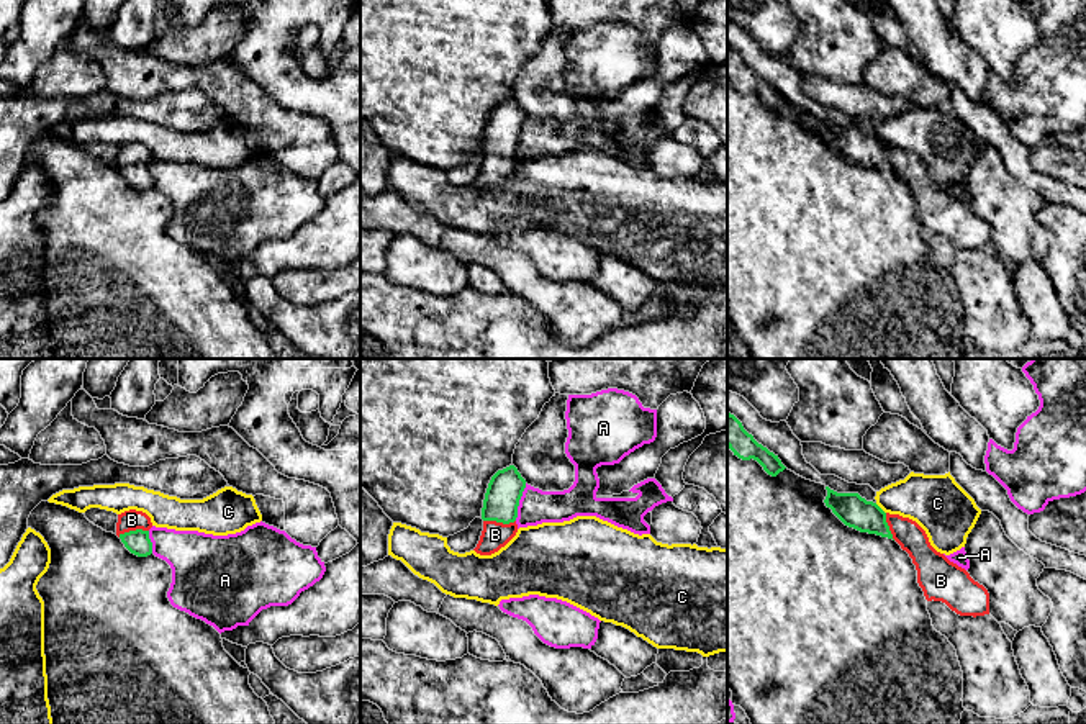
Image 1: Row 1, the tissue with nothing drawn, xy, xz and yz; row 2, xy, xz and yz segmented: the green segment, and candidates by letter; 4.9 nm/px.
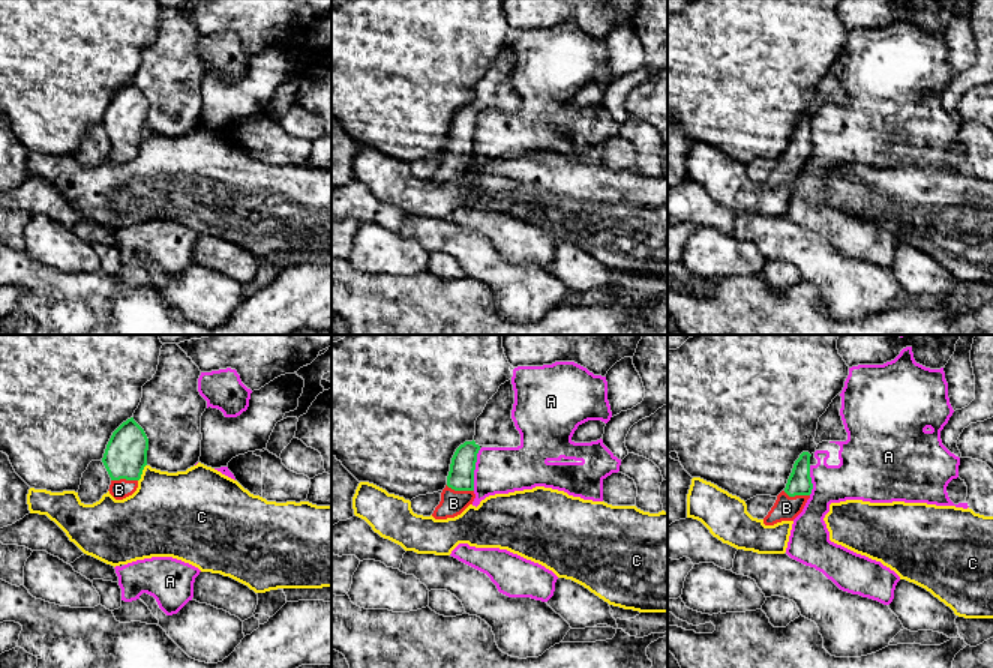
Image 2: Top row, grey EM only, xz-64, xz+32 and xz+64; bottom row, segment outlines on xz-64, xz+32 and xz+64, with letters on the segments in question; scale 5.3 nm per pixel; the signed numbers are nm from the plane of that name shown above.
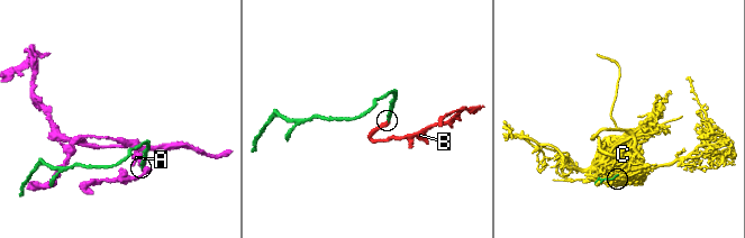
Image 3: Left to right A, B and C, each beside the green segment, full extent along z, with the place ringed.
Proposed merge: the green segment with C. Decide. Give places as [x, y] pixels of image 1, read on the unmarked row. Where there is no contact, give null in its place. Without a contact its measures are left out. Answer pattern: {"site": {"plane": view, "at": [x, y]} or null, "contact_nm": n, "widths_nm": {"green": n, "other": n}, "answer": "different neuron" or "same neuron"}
{"site": {"plane": "yz", "at": [880, 141]}, "contact_nm": 80, "widths_nm": {"green": 160, "other": 260}, "answer": "different neuron"}

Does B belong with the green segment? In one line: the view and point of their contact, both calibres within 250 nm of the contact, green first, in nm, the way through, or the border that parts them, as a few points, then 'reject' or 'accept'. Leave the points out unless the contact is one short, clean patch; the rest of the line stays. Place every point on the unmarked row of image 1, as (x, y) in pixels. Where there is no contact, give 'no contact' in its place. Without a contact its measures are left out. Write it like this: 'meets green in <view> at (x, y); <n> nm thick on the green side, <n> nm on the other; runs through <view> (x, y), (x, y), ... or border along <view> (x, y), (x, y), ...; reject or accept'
meets green in xz at (500, 154); 170 nm thick on the green side, 130 nm on the other; runs through xz (505, 122), (500, 136), (500, 154), (495, 167); accept

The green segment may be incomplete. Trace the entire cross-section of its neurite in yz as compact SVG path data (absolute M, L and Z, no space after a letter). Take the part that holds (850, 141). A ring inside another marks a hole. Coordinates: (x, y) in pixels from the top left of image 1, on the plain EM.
M826 120L826 139L848 161L894 172L909 187L927 234L942 234L960 249L989 247L989 226L970 206L937 185L925 164L912 152L885 146L858 126Z

